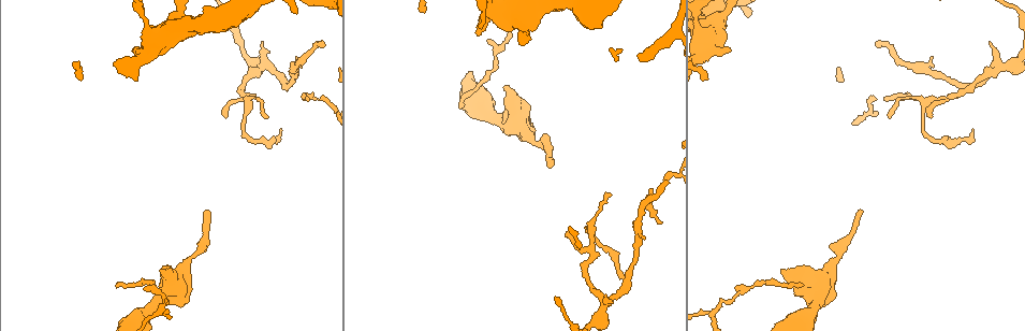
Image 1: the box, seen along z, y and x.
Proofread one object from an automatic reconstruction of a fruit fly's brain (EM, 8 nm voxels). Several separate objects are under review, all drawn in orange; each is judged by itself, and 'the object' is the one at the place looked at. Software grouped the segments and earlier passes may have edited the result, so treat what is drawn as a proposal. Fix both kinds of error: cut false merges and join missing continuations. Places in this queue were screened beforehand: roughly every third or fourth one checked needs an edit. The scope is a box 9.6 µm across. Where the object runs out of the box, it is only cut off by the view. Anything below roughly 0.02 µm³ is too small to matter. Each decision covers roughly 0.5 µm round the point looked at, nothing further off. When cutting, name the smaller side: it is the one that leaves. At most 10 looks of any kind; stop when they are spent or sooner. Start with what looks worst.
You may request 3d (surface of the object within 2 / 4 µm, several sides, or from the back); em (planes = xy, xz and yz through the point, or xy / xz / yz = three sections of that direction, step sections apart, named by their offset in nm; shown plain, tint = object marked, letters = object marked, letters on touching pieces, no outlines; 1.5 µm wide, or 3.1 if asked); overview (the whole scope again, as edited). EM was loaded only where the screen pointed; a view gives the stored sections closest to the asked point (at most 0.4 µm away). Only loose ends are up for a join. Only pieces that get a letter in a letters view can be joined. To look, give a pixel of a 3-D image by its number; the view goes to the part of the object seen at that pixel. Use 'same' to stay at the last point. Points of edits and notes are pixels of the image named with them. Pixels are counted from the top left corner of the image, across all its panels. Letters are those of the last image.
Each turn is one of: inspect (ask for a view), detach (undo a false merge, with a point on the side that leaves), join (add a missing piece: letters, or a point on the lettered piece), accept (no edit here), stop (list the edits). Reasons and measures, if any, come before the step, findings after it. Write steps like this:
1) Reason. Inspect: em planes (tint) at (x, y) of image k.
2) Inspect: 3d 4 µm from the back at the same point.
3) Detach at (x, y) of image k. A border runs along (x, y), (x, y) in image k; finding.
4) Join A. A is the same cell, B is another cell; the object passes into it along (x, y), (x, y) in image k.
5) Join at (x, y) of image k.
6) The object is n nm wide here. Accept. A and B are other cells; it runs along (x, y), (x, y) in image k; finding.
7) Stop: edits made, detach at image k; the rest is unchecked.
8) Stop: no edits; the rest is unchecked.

Long arm stops here. Inspect: em yz step 8 (tint) at (548, 167) of image 1.

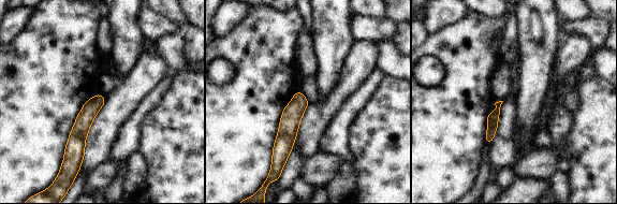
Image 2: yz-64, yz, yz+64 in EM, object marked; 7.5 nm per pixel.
Cut it another way. Inspect: em planes (letters) at the same point.

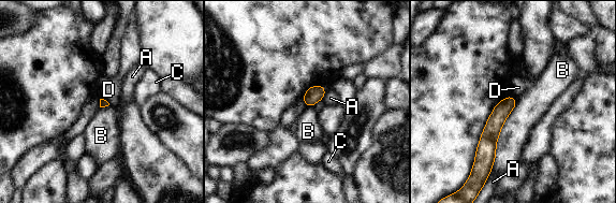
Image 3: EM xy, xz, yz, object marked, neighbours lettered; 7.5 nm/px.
Accept. A, B, C and D are other cells; a border runs along (516, 101), (501, 128), (488, 174) in image 3; no lettered piece goes on from it.

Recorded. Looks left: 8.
Thick end. Inspect: 3d 4 µm at (730, 49) of image 1.

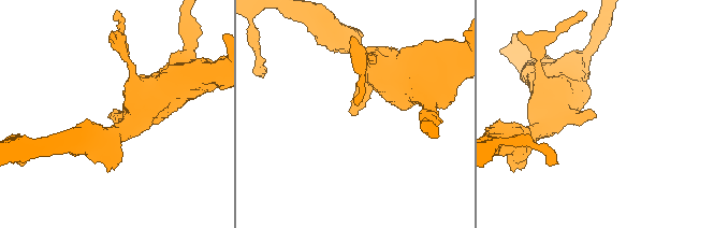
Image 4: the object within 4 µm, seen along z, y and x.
Inspect: em planes (plain) at (116, 115) of image 4.

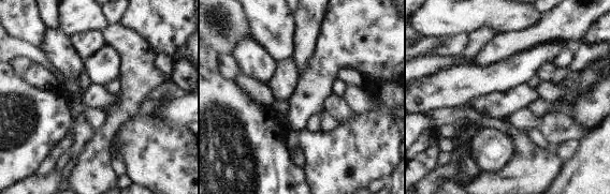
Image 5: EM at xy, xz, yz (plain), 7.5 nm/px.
See the neighbours. Inspect: em planes (letters) at the same point.

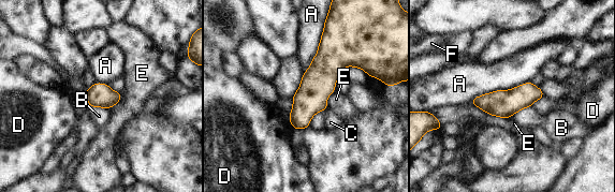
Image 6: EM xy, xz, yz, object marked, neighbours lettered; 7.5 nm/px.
Accept. A, B, C, D, E and F are other cells; it runs along (328, 35), (328, 63), (297, 126) in image 6; none of them fits.

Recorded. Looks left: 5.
An open end. Inspect: em xz step 8 (tint) at (785, 270) of image 1.

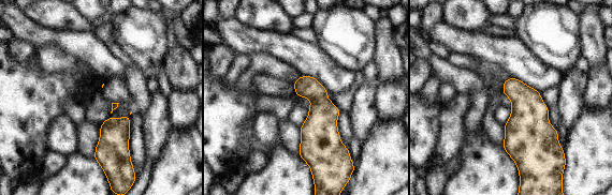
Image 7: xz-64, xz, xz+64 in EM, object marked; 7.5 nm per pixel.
Another direction. Inspect: em planes (letters) at the same point.

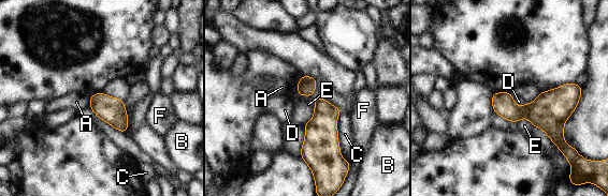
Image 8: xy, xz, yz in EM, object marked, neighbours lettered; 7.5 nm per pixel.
Accept. A, B, C, D, E and F are other cells; a border runs along (314, 99), (314, 115), (304, 125) in image 8; no lettered piece goes on from it.

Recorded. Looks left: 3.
An open end. Inspect: em planes (tint) at (567, 233) of image 1.

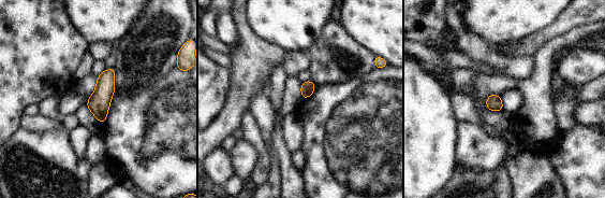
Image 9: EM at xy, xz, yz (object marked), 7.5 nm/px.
Inspect: em planes (letters) at the same point.

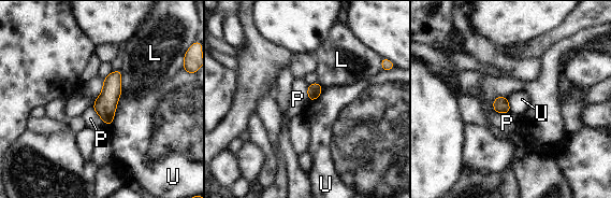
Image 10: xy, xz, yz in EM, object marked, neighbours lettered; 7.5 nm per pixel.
Accept. L, P and U are other cells; none of them fits.

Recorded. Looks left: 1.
Stop: no edits; the rest is unchecked.

